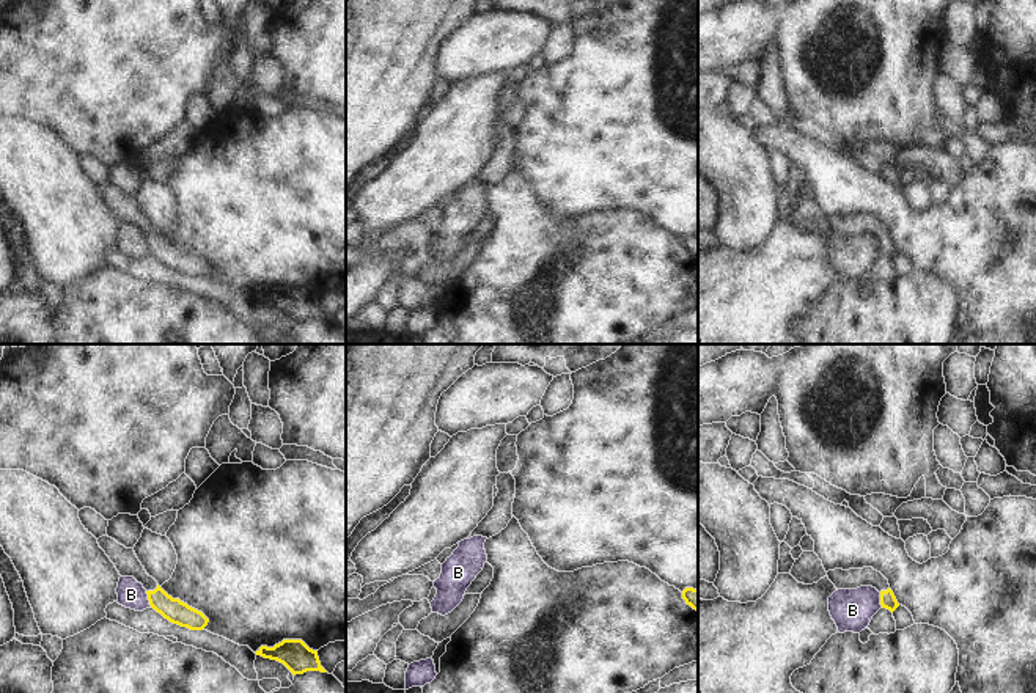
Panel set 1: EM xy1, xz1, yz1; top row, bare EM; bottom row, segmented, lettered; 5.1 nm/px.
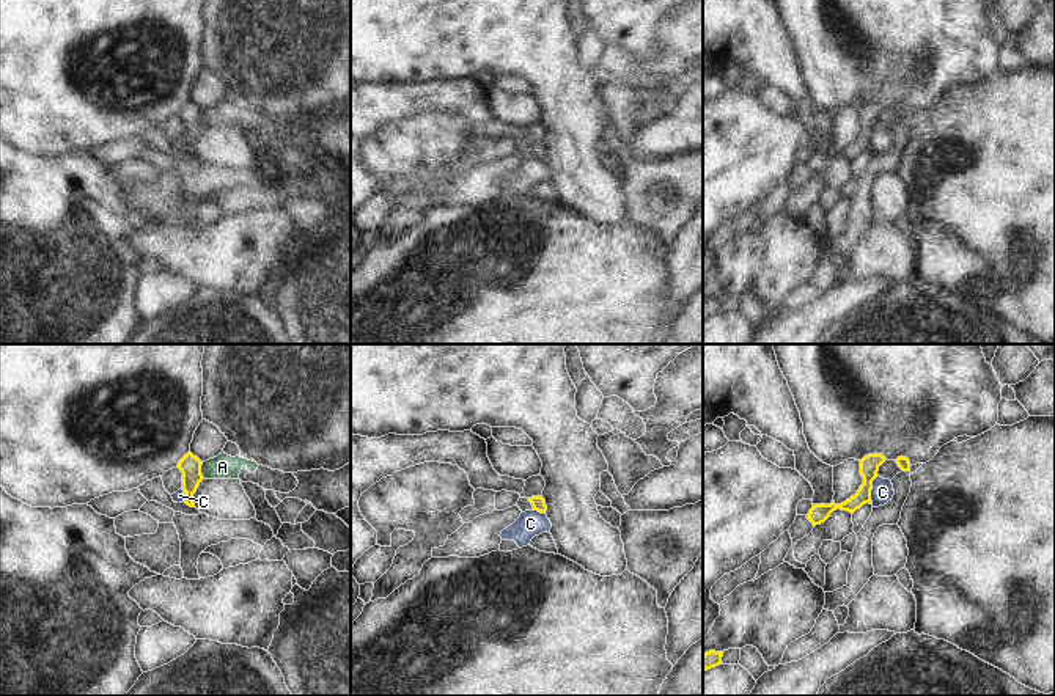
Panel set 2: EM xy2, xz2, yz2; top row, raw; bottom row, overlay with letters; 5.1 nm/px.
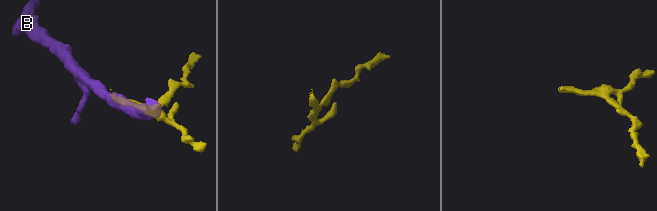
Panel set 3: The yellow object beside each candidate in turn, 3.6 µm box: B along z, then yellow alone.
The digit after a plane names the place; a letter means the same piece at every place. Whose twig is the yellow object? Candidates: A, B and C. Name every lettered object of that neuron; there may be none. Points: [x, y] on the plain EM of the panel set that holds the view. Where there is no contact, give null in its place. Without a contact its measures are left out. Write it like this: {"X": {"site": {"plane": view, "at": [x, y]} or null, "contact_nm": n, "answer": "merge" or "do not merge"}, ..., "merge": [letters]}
{"A": {"site": {"plane": "xy2", "at": [200, 118]}, "contact_nm": 90, "answer": "do not merge"}, "B": {"site": {"plane": "xy1", "at": [148, 247]}, "contact_nm": 90, "answer": "do not merge"}, "C": {"site": {"plane": "yz2", "at": [871, 137]}, "contact_nm": 150, "answer": "do not merge"}, "merge": []}

